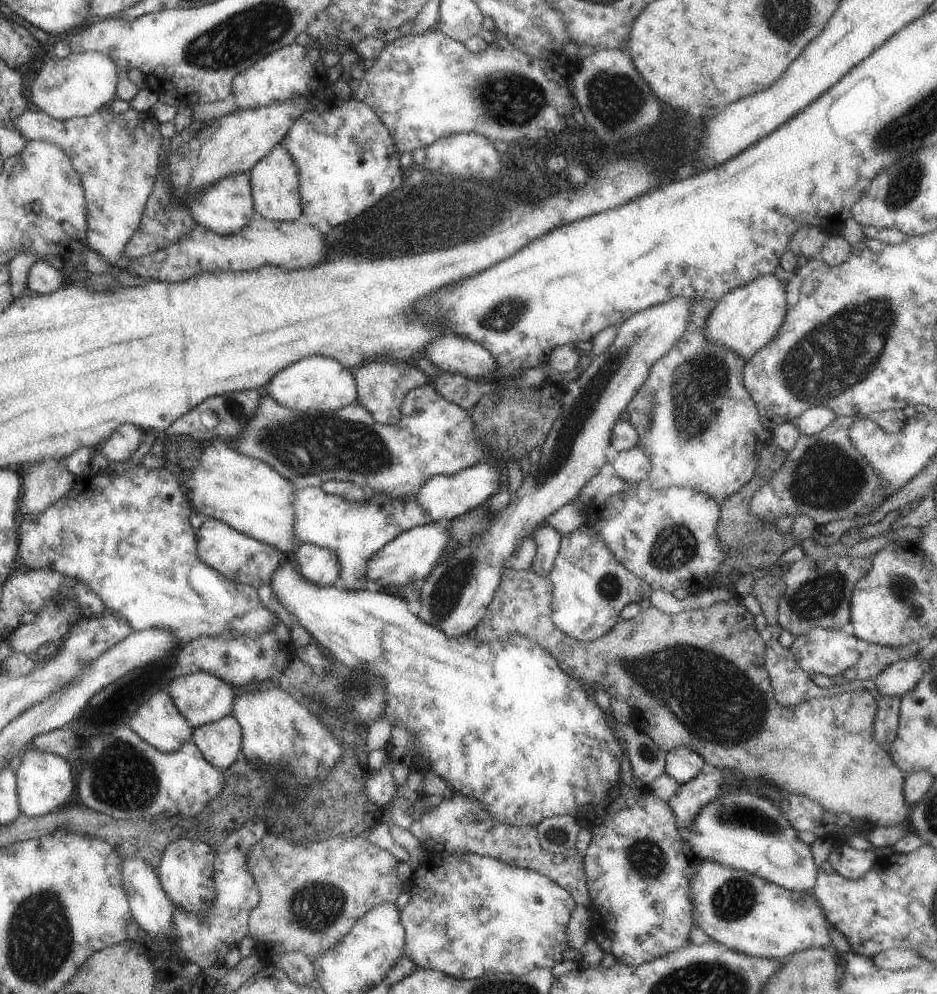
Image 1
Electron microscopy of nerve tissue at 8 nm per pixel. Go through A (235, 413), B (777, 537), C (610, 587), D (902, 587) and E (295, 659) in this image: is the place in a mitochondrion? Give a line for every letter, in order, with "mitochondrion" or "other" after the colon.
A: mitochondrion
B: other
C: mitochondrion
D: mitochondrion
E: other

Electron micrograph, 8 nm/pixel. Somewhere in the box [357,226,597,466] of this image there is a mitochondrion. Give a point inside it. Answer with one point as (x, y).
(503, 317)

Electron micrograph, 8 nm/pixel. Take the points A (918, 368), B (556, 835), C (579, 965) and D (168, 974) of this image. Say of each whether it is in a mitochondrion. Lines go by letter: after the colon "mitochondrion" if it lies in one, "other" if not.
A: other
B: mitochondrion
C: other
D: other

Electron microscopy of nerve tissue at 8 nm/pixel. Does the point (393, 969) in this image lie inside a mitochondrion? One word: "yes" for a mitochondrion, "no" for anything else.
no

